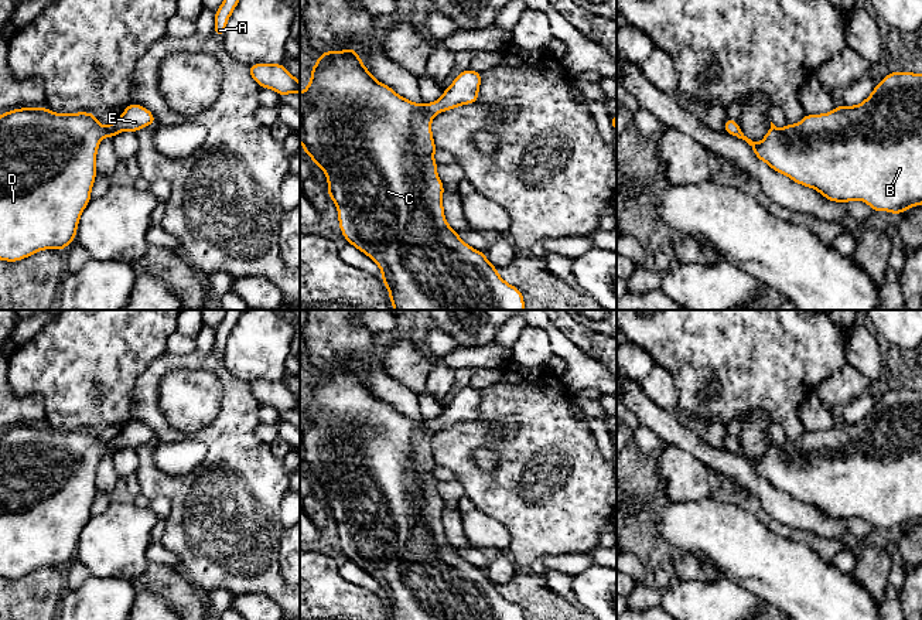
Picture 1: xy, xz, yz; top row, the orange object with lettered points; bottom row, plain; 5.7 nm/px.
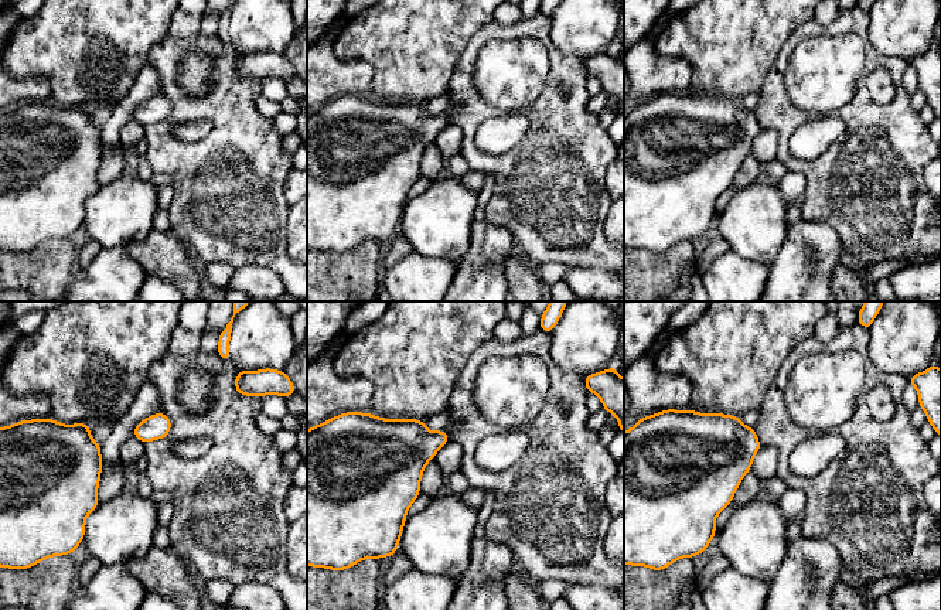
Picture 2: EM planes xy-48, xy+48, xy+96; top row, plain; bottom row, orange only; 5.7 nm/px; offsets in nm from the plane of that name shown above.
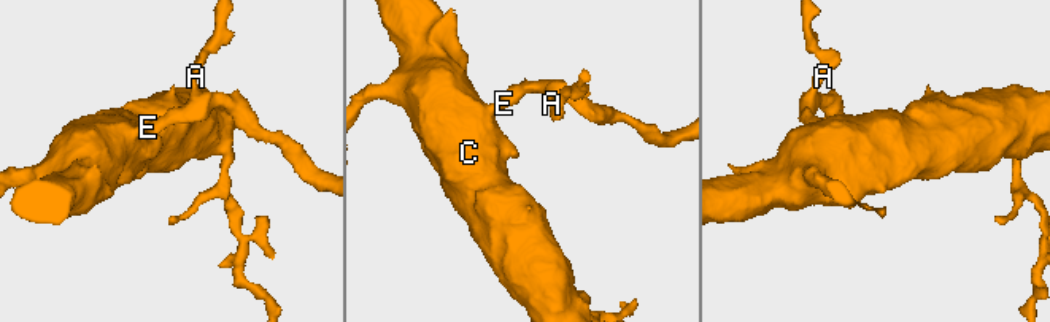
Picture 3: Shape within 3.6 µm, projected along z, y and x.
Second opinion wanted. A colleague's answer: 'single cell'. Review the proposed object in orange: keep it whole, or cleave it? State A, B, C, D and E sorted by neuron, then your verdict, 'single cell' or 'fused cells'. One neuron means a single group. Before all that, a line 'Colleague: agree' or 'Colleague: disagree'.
Colleague: agree
groups A B C D E; single cell

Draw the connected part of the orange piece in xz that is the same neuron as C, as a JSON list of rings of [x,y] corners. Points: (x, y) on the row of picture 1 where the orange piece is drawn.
[[[355,48],[344,51],[327,51],[317,58],[317,64],[311,68],[311,81],[304,92],[300,92],[300,142],[303,151],[307,153],[314,164],[321,167],[328,180],[328,194],[338,209],[338,221],[346,242],[368,255],[382,270],[382,280],[389,290],[390,303],[395,310],[525,310],[522,292],[506,283],[499,275],[498,268],[492,266],[485,253],[467,245],[458,234],[448,225],[444,218],[443,193],[444,185],[437,176],[437,163],[433,154],[438,150],[433,142],[431,120],[440,112],[451,110],[457,106],[478,102],[478,91],[481,85],[481,72],[465,69],[454,82],[447,86],[443,96],[431,103],[419,105],[397,95],[390,86],[376,81],[370,71],[362,64],[362,58],[356,55]]]

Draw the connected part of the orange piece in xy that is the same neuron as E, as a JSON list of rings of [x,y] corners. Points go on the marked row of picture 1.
[[[130,103],[113,123],[102,126],[96,113],[55,113],[44,108],[21,108],[0,115],[0,259],[17,262],[42,249],[62,251],[74,242],[79,218],[89,204],[96,178],[96,153],[103,137],[123,130],[139,132],[156,122],[146,108]]]

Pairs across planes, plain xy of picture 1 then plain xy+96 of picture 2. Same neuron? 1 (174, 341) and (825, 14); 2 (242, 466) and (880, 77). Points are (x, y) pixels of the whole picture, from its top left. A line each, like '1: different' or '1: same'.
1: same
2: different

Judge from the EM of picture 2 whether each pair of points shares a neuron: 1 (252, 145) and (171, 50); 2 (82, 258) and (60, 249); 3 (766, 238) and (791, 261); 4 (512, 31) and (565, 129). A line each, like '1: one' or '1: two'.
1: one
2: two
3: two
4: one

